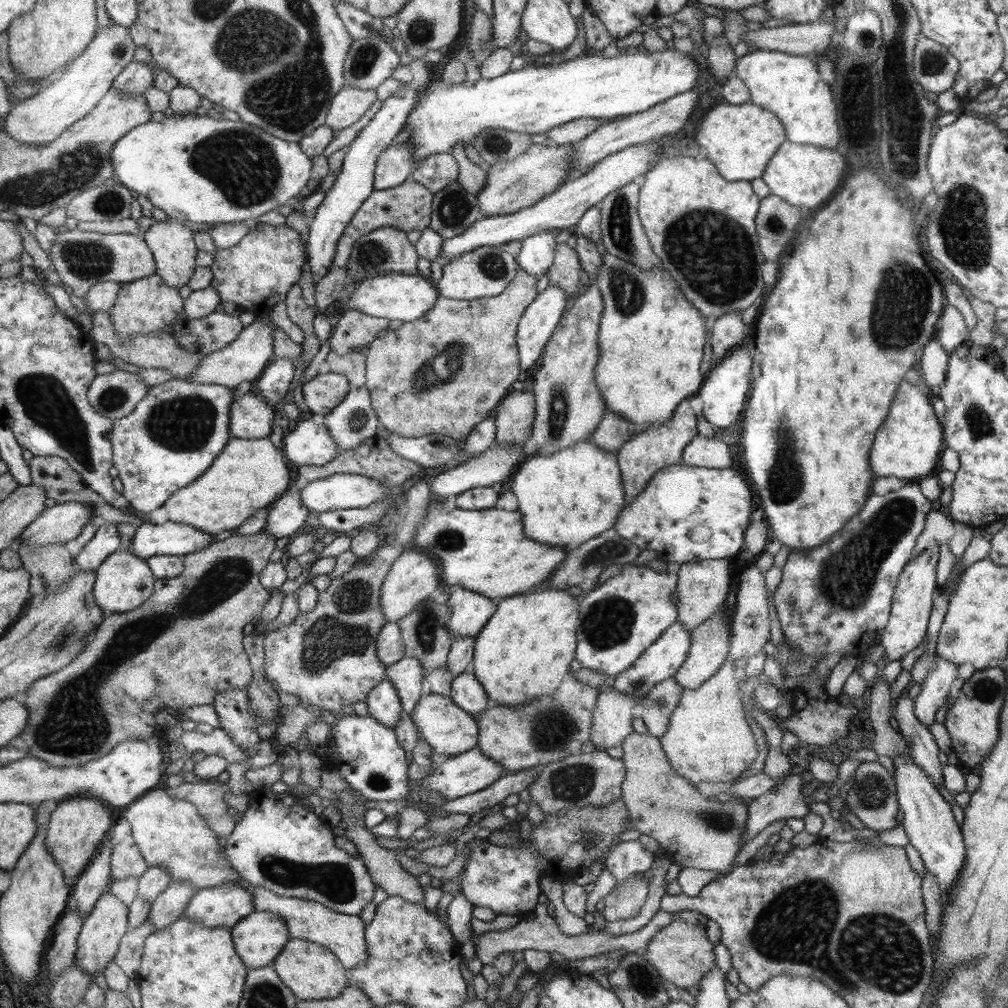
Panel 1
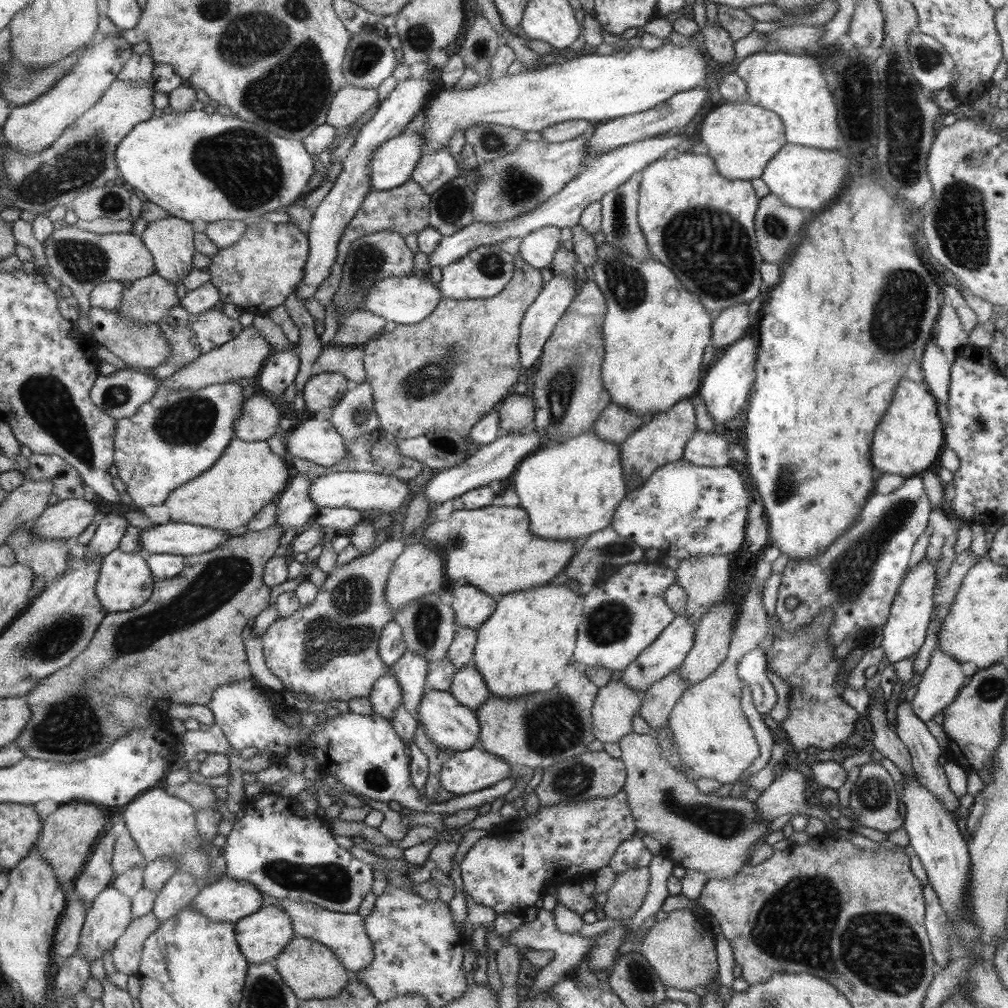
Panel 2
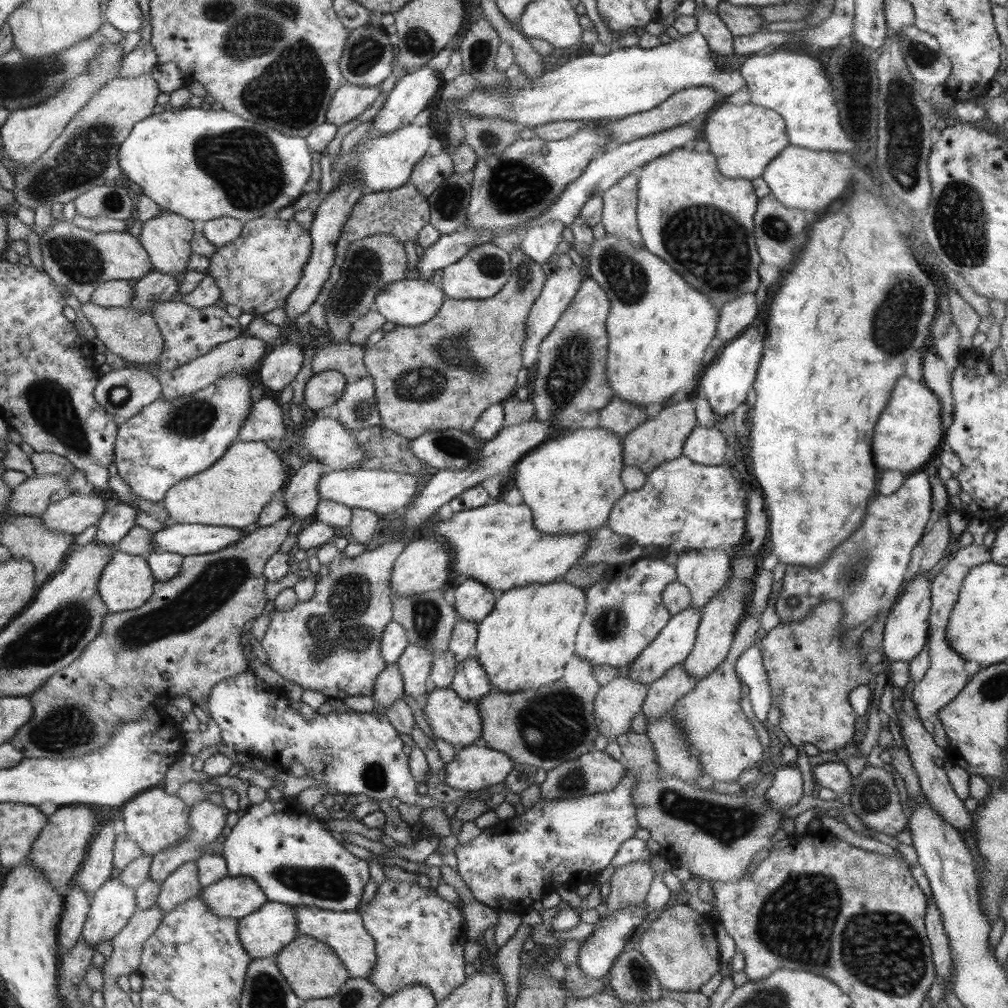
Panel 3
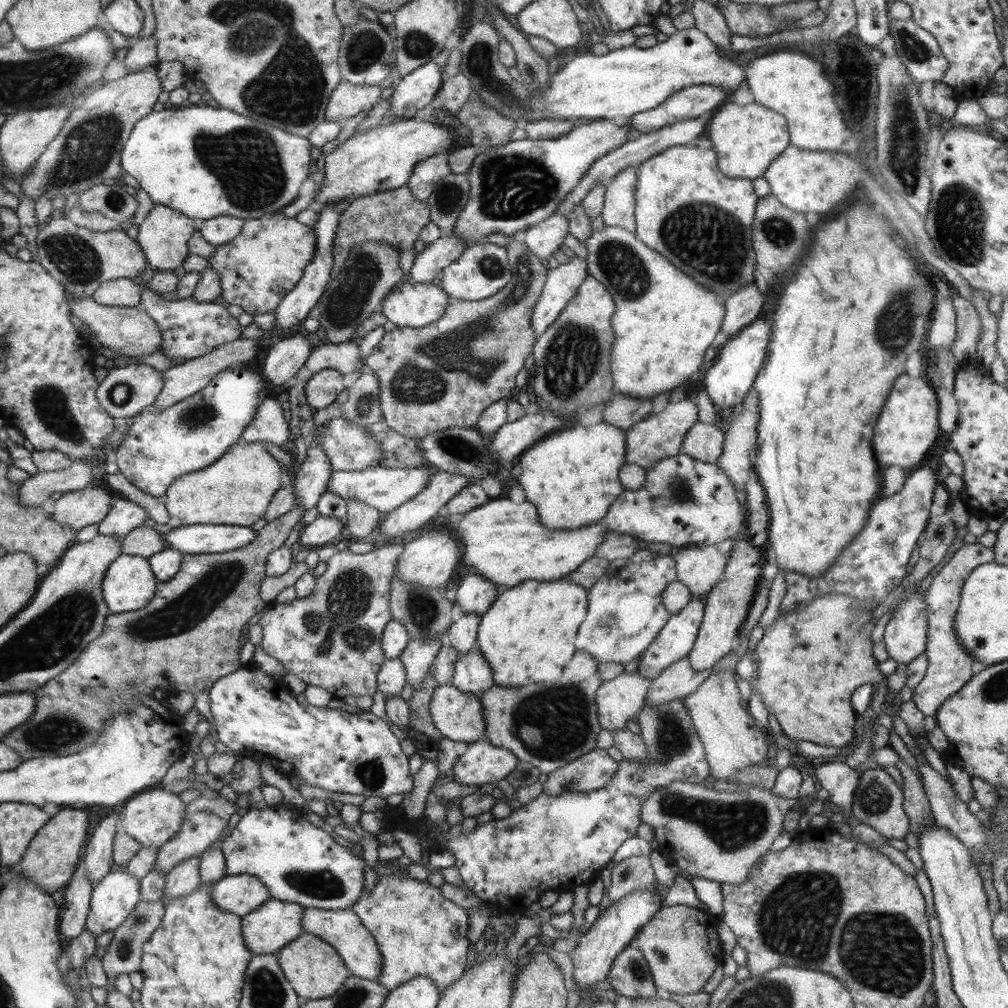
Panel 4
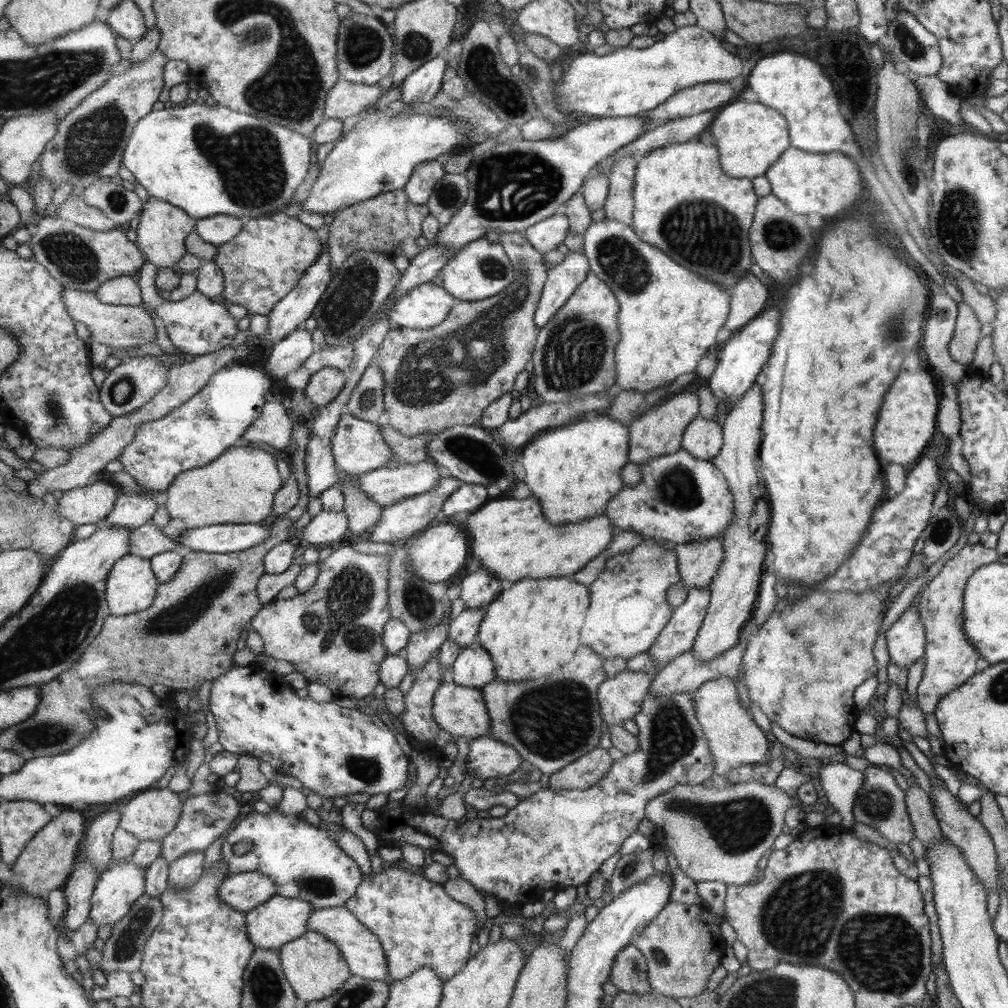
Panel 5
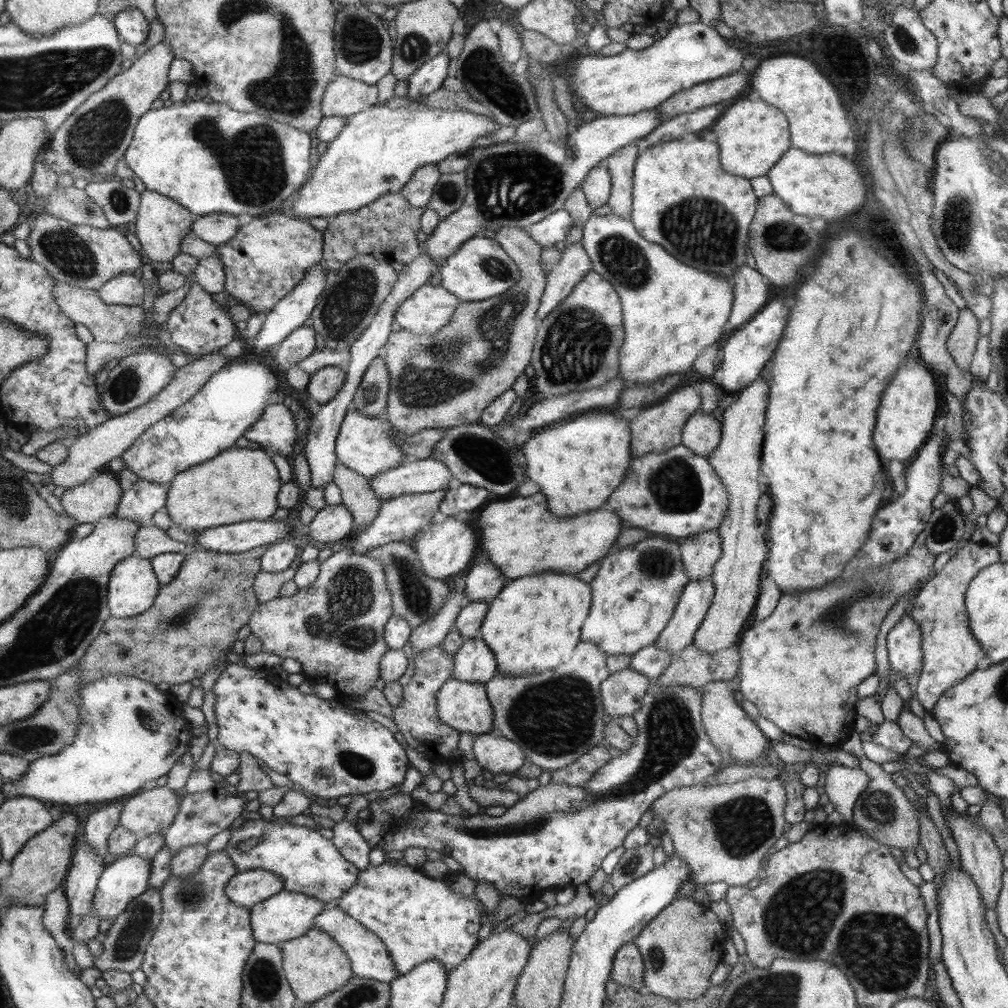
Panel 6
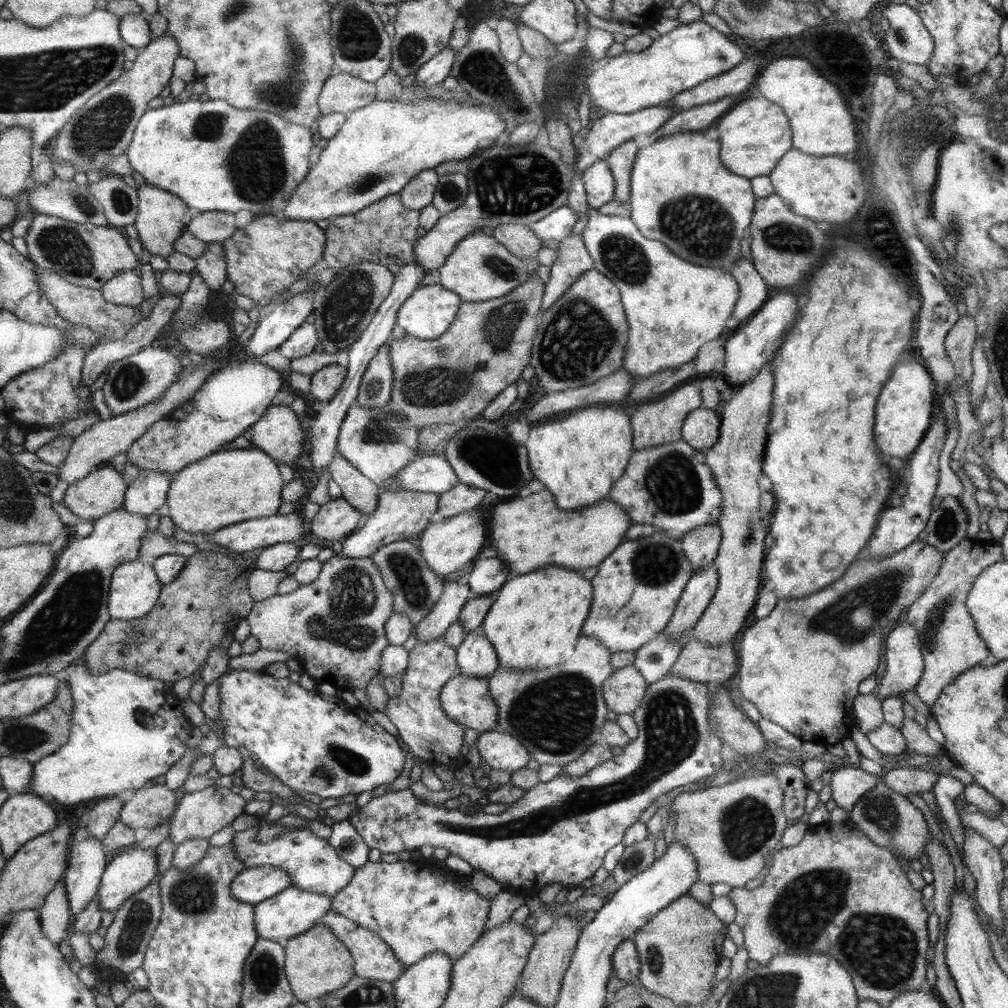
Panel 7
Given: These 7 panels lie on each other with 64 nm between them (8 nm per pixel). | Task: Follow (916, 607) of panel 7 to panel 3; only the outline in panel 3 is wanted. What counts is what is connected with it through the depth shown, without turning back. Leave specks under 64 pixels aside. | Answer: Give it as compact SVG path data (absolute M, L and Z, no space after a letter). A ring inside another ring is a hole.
M970 544L964 548L957 548L951 555L946 567L932 580L931 588L931 609L929 612L929 638L927 641L930 667L924 673L922 680L914 686L911 699L918 711L920 719L928 719L940 712L940 709L950 703L969 682L971 676L966 672L964 666L966 661L952 651L948 642L949 614L957 603L964 577L973 566L991 560L990 549L983 544L976 546Z

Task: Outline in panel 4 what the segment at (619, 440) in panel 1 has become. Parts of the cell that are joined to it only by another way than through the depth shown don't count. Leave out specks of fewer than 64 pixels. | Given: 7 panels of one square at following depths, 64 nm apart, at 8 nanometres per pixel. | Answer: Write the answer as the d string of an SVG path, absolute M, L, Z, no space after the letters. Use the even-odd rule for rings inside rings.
M615 393L605 403L603 422L626 432L633 424L652 414L652 400L653 398L632 398L622 393Z

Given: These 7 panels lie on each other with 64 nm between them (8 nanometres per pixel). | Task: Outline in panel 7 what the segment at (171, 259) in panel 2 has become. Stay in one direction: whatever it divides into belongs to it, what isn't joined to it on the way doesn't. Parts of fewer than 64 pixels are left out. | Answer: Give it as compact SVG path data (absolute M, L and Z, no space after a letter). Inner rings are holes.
M146 182L137 189L137 195L139 206L134 226L137 228L141 245L150 254L167 259L175 251L174 243L187 230L187 225L192 221L194 212L182 201L182 198L158 189L154 185L148 185Z

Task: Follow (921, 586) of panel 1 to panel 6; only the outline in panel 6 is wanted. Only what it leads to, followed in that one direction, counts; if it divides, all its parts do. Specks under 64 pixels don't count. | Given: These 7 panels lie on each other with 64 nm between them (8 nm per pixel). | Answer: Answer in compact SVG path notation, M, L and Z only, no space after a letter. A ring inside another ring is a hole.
M908 612L901 619L888 632L890 670L905 676L913 685L923 668L922 632Z

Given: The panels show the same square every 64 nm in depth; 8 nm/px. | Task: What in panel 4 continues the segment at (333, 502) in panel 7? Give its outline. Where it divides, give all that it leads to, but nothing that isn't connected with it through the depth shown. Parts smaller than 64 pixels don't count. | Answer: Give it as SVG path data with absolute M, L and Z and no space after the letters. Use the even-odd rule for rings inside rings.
M319 516L309 525L305 525L299 534L303 548L319 548L330 544L334 538L340 536L346 528L345 523L331 516Z

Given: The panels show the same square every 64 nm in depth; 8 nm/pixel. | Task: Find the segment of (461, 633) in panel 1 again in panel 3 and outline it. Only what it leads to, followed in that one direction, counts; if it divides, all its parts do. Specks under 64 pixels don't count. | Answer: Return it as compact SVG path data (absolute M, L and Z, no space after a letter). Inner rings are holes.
M466 577L455 590L453 607L460 620L480 623L494 608L494 592L473 578Z

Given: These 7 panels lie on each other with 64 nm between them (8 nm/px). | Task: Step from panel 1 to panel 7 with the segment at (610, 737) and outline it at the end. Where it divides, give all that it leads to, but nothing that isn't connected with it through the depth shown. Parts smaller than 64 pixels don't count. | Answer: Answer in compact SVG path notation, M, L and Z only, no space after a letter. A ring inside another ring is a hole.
M633 665L614 671L603 683L607 708L616 714L631 715L642 703L649 686Z

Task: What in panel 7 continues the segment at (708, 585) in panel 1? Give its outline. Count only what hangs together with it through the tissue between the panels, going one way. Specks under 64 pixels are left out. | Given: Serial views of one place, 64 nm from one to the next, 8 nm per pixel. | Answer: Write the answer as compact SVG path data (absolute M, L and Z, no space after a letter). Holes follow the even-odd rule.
M717 522L699 526L683 535L681 545L693 570L702 570L717 557L721 545L721 528Z

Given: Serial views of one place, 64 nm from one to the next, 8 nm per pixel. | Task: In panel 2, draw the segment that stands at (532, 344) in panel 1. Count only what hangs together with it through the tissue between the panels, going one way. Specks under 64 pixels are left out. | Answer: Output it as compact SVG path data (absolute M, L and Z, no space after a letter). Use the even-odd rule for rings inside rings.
M554 277L542 288L534 302L528 307L528 310L522 317L519 334L519 361L522 367L528 369L540 358L543 346L553 333L554 327L570 306L572 299L578 293L581 283L575 279L566 279L566 277Z

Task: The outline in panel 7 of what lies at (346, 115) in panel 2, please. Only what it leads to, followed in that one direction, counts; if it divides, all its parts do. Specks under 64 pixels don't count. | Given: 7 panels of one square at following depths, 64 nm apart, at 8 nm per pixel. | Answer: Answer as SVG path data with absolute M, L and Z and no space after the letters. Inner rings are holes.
M333 71L326 79L318 97L322 115L342 113L348 115L375 100L375 84L346 72Z

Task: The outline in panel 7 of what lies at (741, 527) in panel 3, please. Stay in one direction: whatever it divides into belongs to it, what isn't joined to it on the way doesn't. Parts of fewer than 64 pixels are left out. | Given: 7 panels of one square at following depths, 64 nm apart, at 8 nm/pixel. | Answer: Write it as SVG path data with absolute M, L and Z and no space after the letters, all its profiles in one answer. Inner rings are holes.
M683 439L660 446L634 450L624 474L612 485L607 494L631 518L633 524L649 524L658 531L674 530L683 535L711 522L718 522L723 501L722 491L706 464L705 453L692 448Z

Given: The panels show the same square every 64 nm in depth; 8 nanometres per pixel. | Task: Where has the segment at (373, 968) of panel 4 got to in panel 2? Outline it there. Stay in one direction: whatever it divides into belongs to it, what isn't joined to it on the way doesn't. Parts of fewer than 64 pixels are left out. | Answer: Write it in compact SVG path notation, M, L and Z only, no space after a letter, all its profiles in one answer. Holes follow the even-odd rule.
M264 894L263 902L264 905L278 905L290 917L295 936L312 938L330 947L330 950L349 971L362 971L373 961L373 946L370 937L365 932L363 916L333 912L311 902L277 899Z

